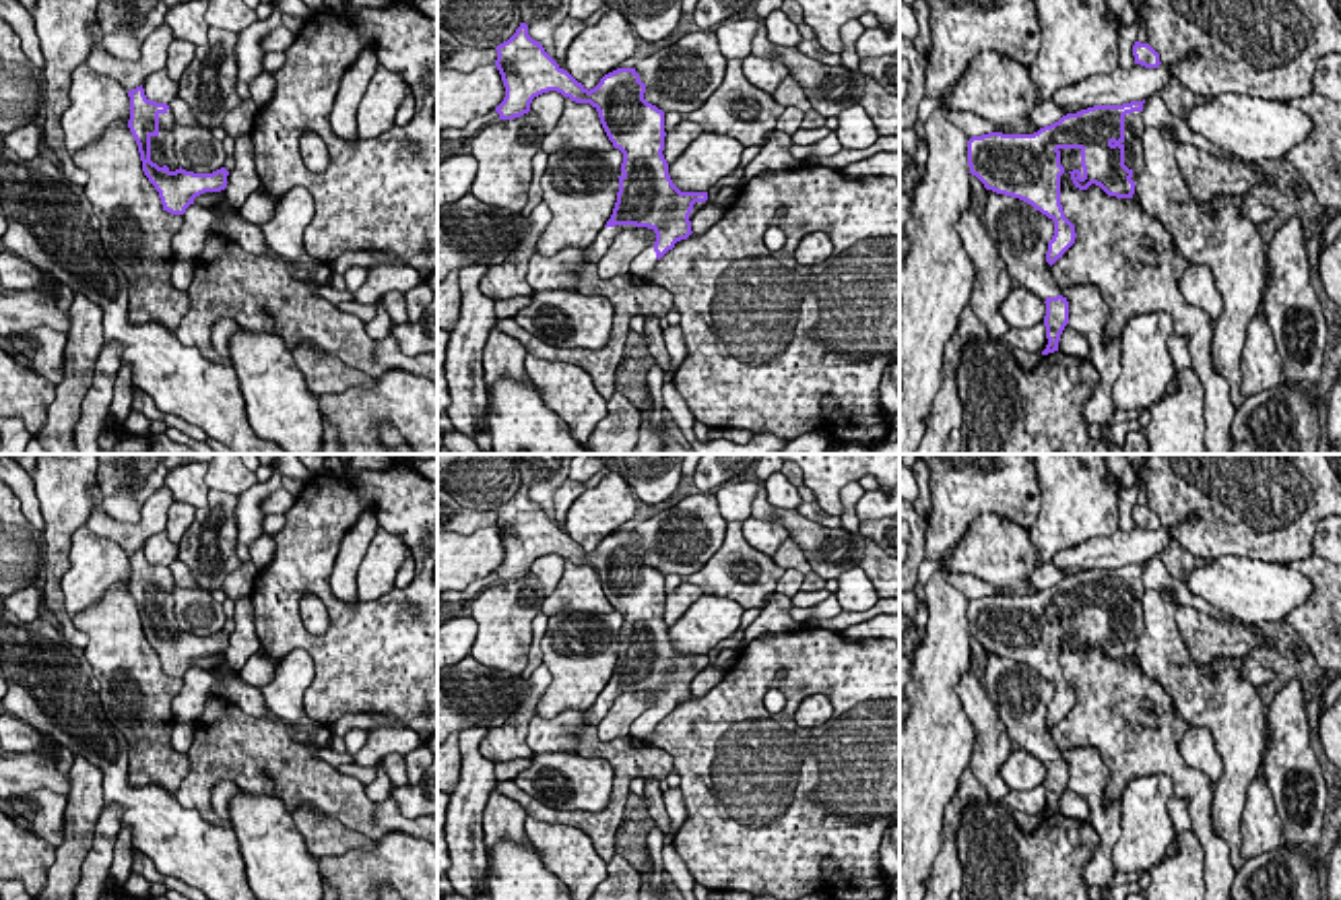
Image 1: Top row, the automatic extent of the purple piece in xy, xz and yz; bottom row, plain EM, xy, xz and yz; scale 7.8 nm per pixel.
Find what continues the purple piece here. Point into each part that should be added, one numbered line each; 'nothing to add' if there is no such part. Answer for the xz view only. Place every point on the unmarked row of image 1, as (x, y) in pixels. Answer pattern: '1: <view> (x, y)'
1: xz (605, 700)

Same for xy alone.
1: xy (161, 609)

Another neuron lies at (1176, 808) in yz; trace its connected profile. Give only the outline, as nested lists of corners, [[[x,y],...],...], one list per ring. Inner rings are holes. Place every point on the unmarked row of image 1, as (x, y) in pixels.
[[[1172,797],[1168,801],[1168,813],[1170,813],[1170,819],[1174,824],[1176,836],[1174,836],[1172,844],[1168,846],[1164,859],[1172,859],[1176,855],[1176,848],[1178,848],[1178,836],[1182,832],[1192,830],[1190,828],[1190,815],[1188,815],[1188,801],[1186,799]]]

